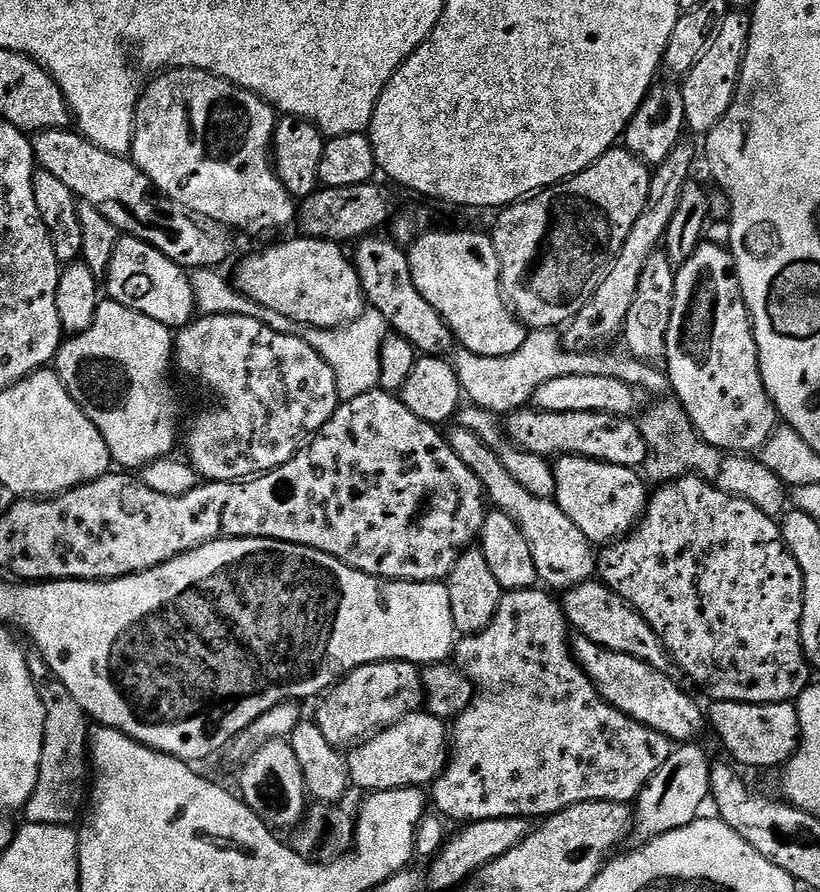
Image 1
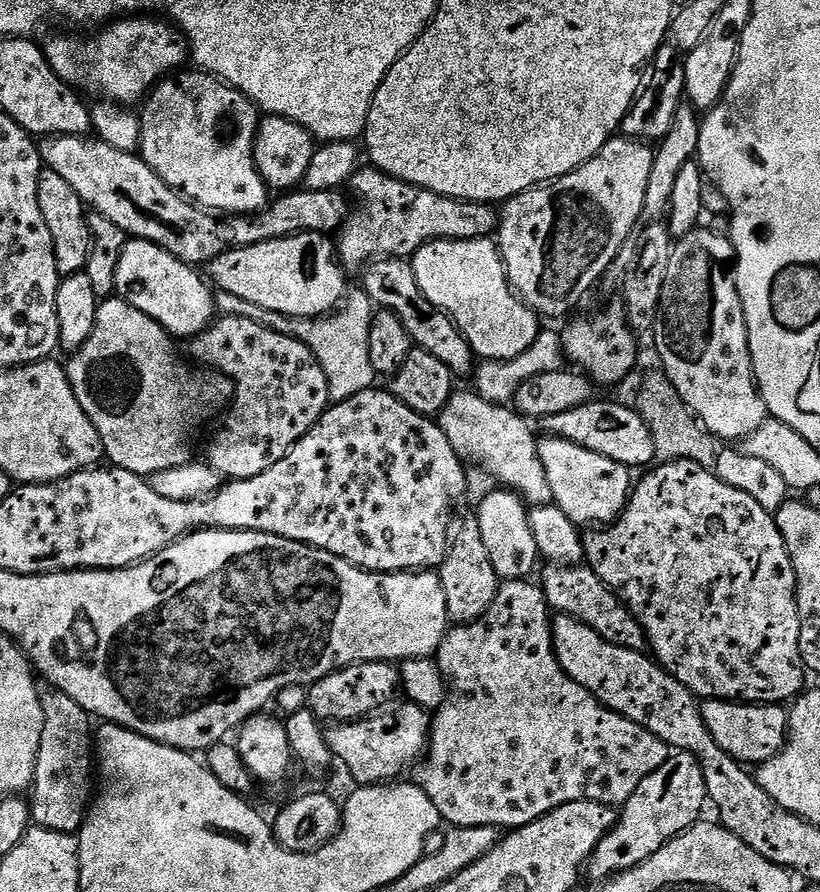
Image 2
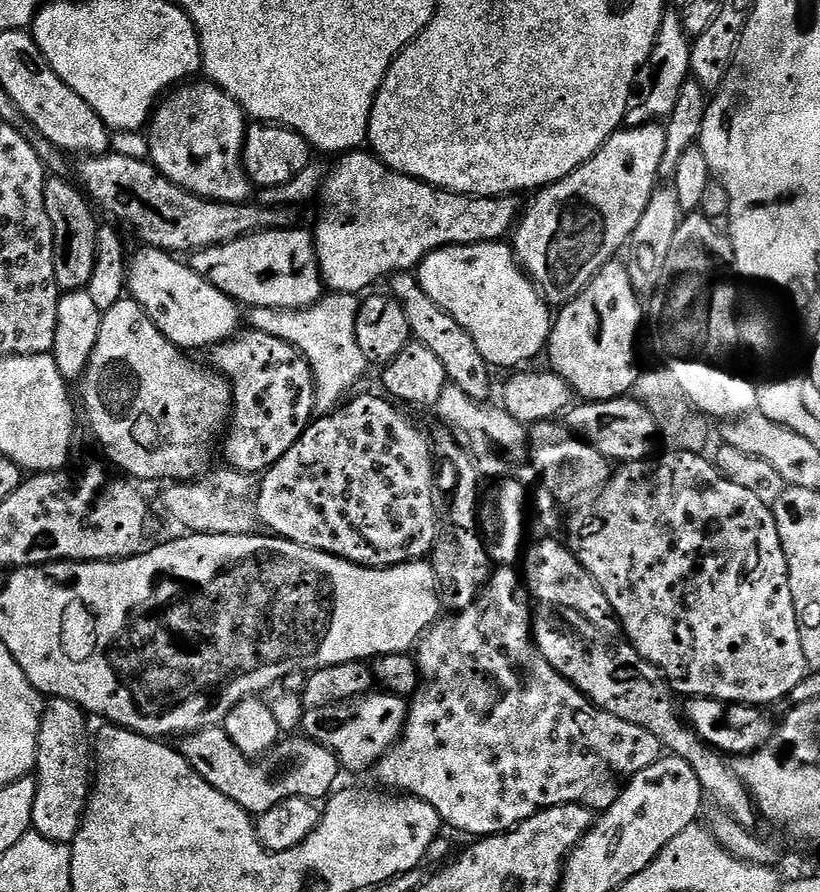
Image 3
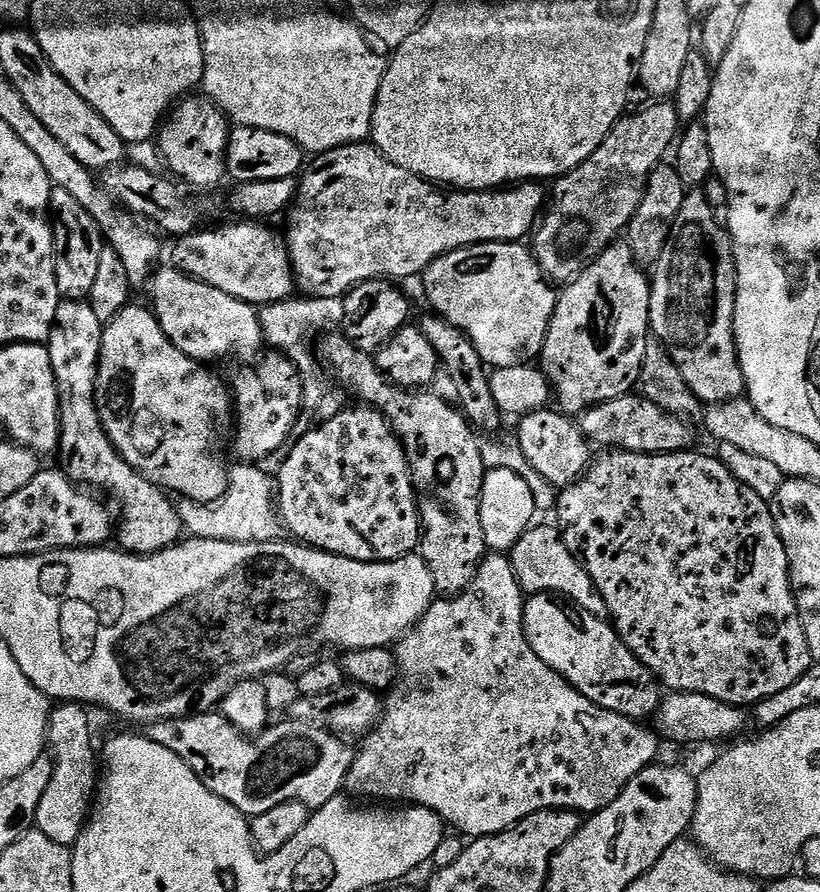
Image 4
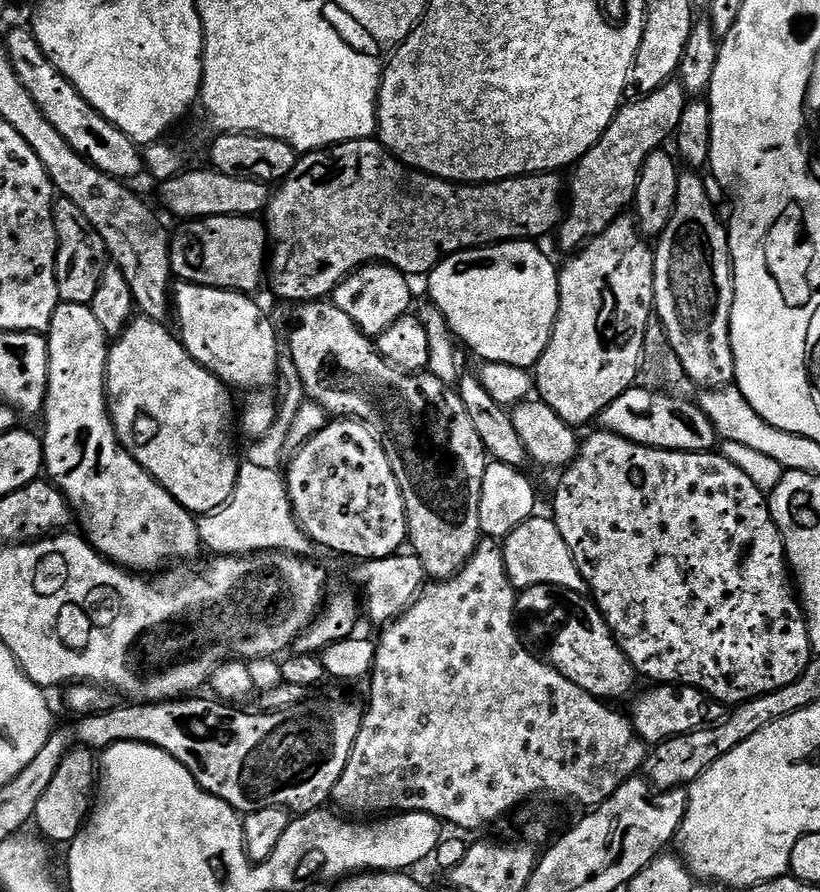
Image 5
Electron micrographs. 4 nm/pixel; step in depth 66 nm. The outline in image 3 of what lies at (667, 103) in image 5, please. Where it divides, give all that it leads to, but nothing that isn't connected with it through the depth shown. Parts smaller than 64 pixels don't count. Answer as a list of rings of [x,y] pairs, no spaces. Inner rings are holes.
[[[660,122],[658,124],[640,124],[637,128],[628,127],[621,127],[619,132],[615,132],[585,164],[578,166],[578,170],[574,170],[566,178],[562,178],[558,182],[548,184],[544,188],[539,189],[531,197],[533,200],[529,204],[525,203],[523,205],[516,221],[515,229],[510,236],[510,247],[516,253],[516,258],[520,261],[520,266],[524,269],[525,274],[540,289],[541,296],[548,301],[549,305],[563,306],[569,304],[578,294],[582,294],[582,290],[586,290],[588,283],[600,273],[602,266],[613,263],[617,259],[616,251],[619,248],[621,251],[627,245],[630,234],[634,234],[634,226],[638,226],[639,220],[642,219],[642,214],[646,214],[646,206],[650,206],[652,192],[657,188],[658,181],[661,179],[660,167],[662,166],[662,153],[666,150],[666,130],[664,129],[664,124]]]

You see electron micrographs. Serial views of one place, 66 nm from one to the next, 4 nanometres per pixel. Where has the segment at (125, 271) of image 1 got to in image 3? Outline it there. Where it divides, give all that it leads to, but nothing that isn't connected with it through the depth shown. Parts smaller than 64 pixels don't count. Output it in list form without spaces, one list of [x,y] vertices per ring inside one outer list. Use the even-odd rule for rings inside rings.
[[[141,247],[141,252],[131,257],[128,266],[127,295],[142,306],[142,310],[179,348],[211,349],[212,345],[230,340],[241,331],[241,305],[202,278],[183,259],[163,248]]]

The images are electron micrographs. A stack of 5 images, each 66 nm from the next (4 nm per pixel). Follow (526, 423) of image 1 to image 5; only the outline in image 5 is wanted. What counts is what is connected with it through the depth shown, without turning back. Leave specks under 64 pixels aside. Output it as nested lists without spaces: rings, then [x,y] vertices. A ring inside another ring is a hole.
[[[627,388],[598,417],[603,431],[626,438],[647,448],[661,448],[671,452],[711,452],[717,447],[718,437],[710,418],[699,403],[682,396],[669,396],[667,392],[651,392],[649,388]]]

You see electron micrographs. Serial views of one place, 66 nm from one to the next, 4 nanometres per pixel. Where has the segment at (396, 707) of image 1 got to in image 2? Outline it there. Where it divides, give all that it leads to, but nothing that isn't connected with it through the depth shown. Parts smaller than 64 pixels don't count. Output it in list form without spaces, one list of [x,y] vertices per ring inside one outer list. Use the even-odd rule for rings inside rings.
[[[387,660],[362,661],[327,674],[320,681],[314,682],[307,689],[307,708],[321,722],[363,720],[365,716],[381,711],[399,688],[400,673],[395,663]]]

